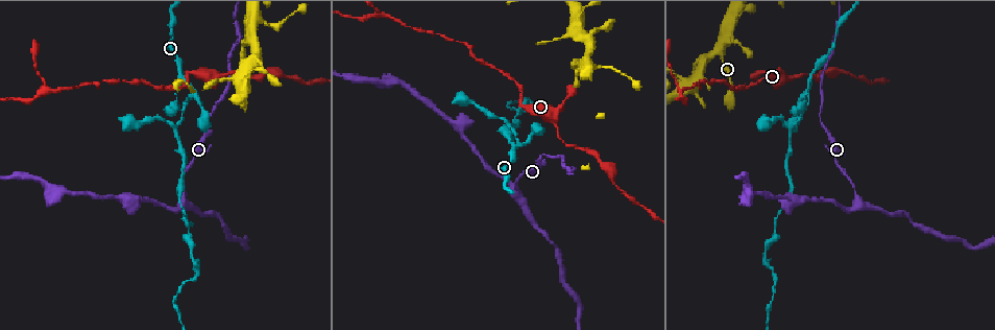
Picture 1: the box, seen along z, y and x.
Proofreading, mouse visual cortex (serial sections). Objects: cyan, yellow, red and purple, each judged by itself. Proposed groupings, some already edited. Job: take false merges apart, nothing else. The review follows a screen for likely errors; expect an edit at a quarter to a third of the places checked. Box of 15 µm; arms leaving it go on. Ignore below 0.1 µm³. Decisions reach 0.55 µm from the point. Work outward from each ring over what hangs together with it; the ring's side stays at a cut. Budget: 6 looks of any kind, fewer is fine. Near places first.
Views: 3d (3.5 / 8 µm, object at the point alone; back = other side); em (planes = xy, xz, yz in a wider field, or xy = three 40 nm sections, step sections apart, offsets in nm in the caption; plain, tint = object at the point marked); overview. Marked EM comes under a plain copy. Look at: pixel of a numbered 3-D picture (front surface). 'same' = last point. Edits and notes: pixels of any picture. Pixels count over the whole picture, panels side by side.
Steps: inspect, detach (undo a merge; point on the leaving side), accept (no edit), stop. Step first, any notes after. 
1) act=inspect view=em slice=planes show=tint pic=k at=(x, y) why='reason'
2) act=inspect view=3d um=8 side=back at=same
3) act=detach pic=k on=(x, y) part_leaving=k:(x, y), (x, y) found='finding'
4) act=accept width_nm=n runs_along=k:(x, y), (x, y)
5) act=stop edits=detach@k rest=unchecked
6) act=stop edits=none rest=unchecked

act=inspect view=3d um=3.5 pic=1 at=(182, 76) why='two arms in line, one across'

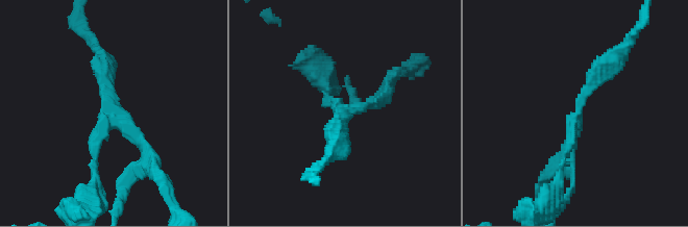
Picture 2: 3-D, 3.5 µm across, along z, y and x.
act=accept arm_widths_nm=100,200,250 runs_along=2:(616, 54), (579, 103), (570, 167) found='one cell here'

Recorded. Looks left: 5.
act=inspect view=3d um=3.5 pic=1 at=(510, 126) why='three-way junction'

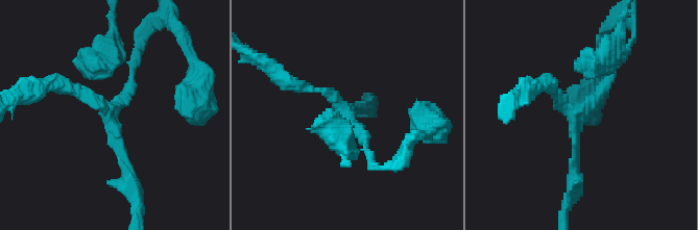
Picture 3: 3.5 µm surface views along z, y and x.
act=inspect view=em slice=xy step=2 show=tint pic=3 at=(580, 109) arms=3 arm_widths_nm=100,150,150

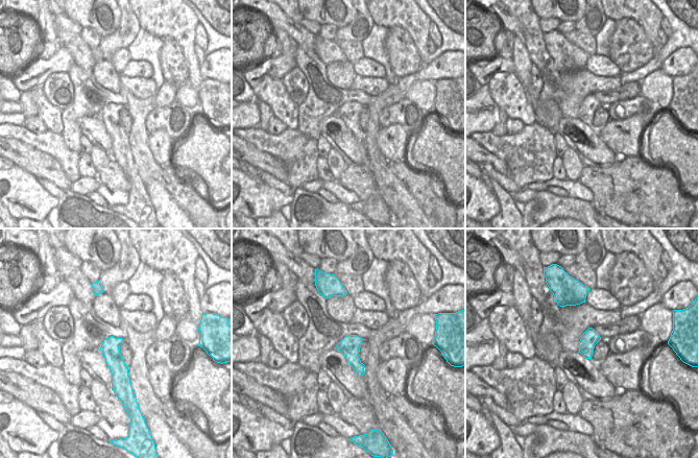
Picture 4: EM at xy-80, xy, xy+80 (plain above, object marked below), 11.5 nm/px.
act=accept runs_along=3:(619, 62), (576, 120), (576, 174) found='one cell here'

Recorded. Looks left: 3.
act=inspect view=3d um=3.5 pic=1 at=(858, 203) why='three arms meet'

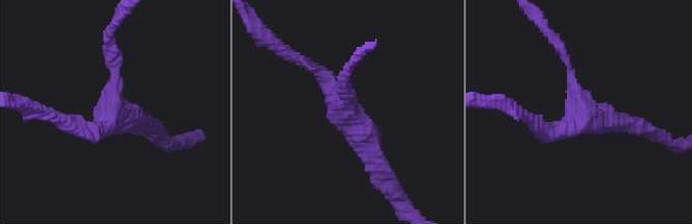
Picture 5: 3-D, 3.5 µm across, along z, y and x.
act=inspect view=em slice=xy step=1 show=tint pic=5 at=(582, 115) why='need the tissue'

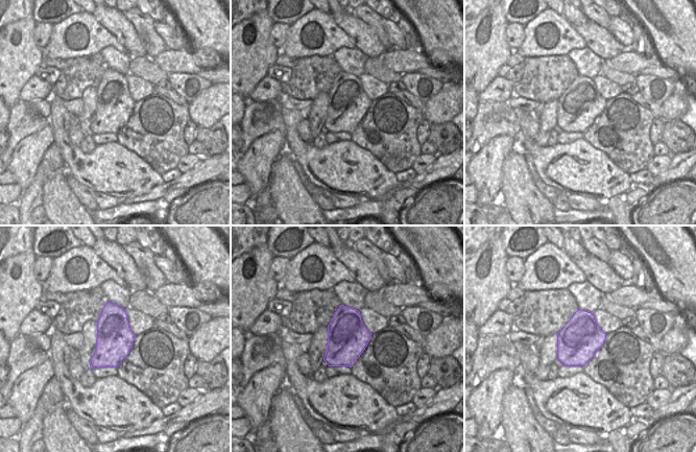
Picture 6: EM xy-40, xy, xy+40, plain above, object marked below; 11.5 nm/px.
act=inspect view=em slice=xy step=3 show=tint at=same why='another direction'

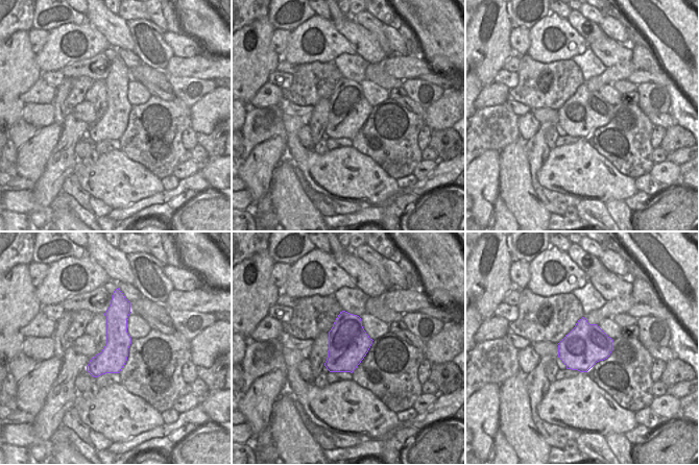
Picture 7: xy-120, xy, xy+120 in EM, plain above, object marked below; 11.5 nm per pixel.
act=accept arm_widths_nm=150,250,300 runs_along=7:(121, 304), (117, 348), (95, 374) found='one cell here'

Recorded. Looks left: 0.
act=stop edits=none rest=unchecked

